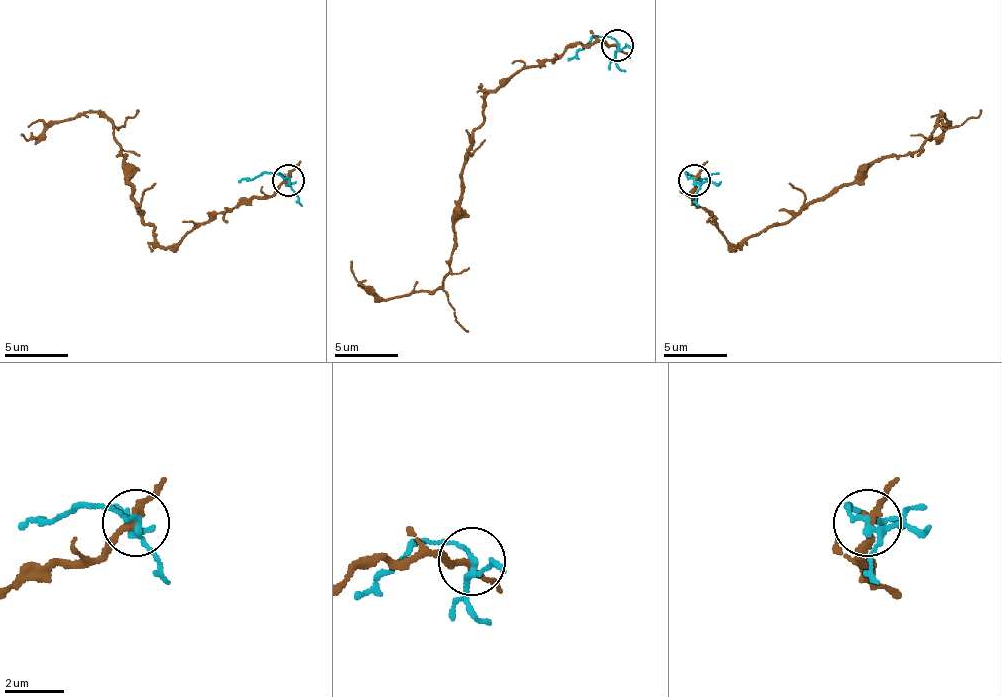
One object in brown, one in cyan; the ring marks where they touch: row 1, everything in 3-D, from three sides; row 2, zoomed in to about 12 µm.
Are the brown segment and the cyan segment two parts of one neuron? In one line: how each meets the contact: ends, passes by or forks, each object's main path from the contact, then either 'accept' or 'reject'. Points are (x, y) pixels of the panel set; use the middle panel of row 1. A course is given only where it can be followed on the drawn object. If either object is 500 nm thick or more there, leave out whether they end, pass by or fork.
brown passes by | cyan forks | brown via (618, 45), (570, 45), (516, 71), (484, 100), (461, 167), (442, 285), (378, 298), (349, 260) | cyan via (618, 45), (609, 36), (593, 36), (567, 61) | reject

